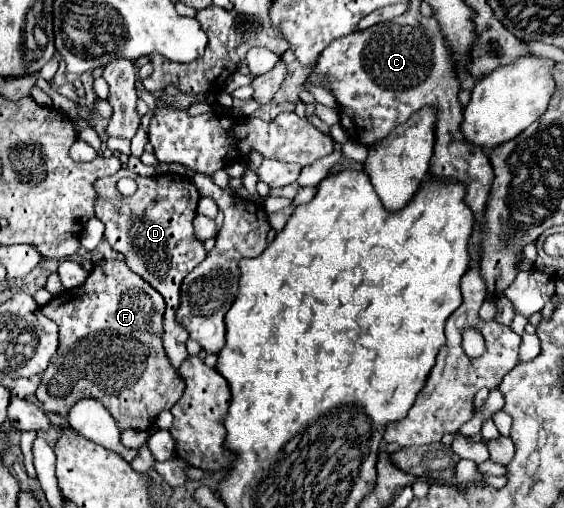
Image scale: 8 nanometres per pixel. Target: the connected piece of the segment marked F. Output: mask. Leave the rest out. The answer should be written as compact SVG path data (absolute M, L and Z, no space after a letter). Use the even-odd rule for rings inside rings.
M104 259L102 263L98 263L98 265L92 269L92 273L90 273L88 279L84 281L84 285L80 285L78 289L72 289L72 291L68 291L68 293L62 291L62 293L56 295L50 303L46 303L46 305L42 307L42 313L60 327L60 347L58 347L56 355L52 357L48 369L40 375L42 381L40 381L40 385L38 385L36 399L42 403L44 411L48 411L48 413L60 413L60 415L66 417L70 405L74 405L78 399L82 399L82 397L94 397L94 399L98 399L98 401L104 403L104 407L106 407L106 409L112 413L112 417L118 421L120 429L140 429L140 431L150 429L150 427L154 425L158 413L170 409L170 407L182 397L182 393L184 393L184 381L178 377L178 373L176 373L174 367L170 365L170 361L168 361L168 357L166 357L166 351L164 351L164 345L162 345L164 309L166 309L164 297L162 297L148 281L144 281L140 275L136 275L132 269L128 269L124 259L108 259L108 261Z

